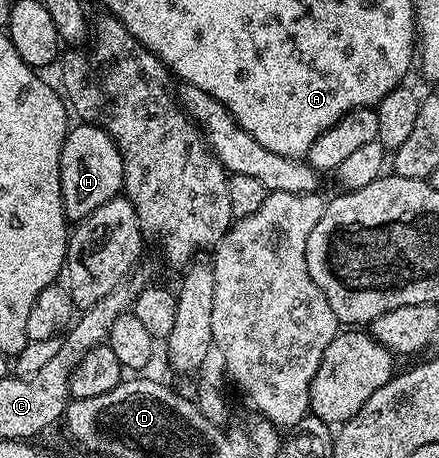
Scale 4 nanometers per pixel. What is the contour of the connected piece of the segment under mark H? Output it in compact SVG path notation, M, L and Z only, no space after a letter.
M81 122L70 127L60 157L61 193L66 220L76 222L87 218L87 214L99 210L103 202L122 195L125 183L121 152L117 148L117 143L98 125Z

